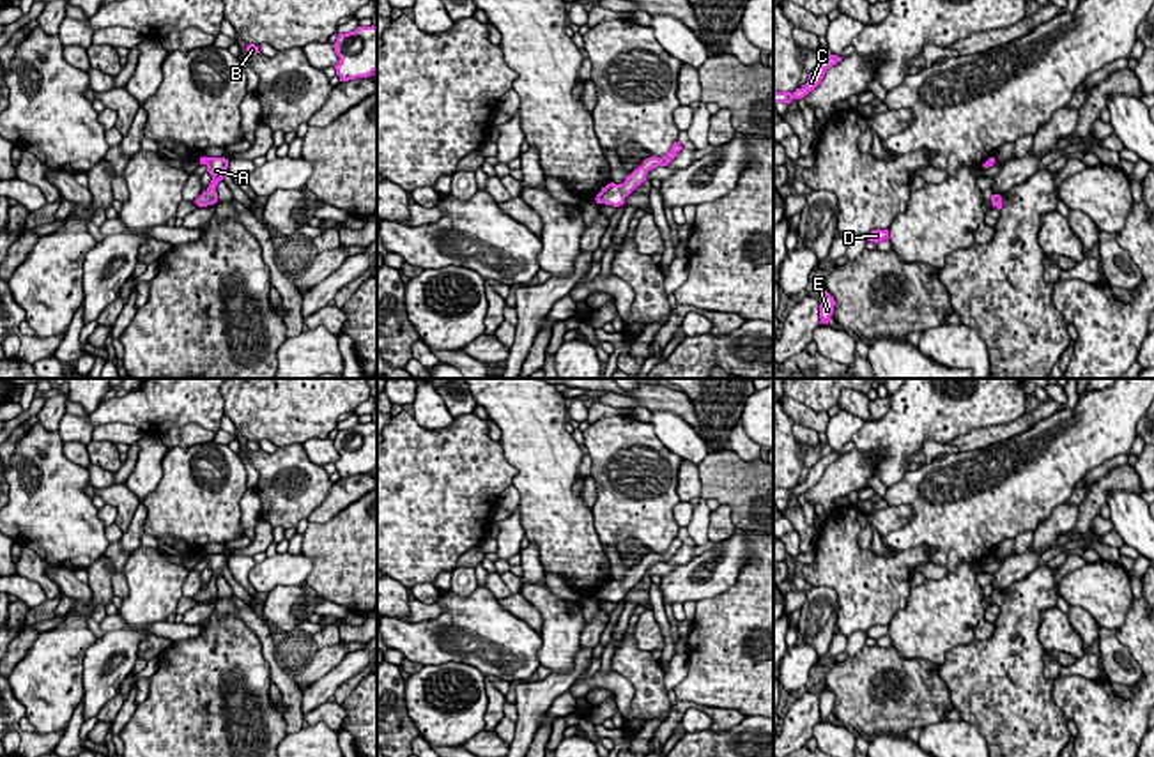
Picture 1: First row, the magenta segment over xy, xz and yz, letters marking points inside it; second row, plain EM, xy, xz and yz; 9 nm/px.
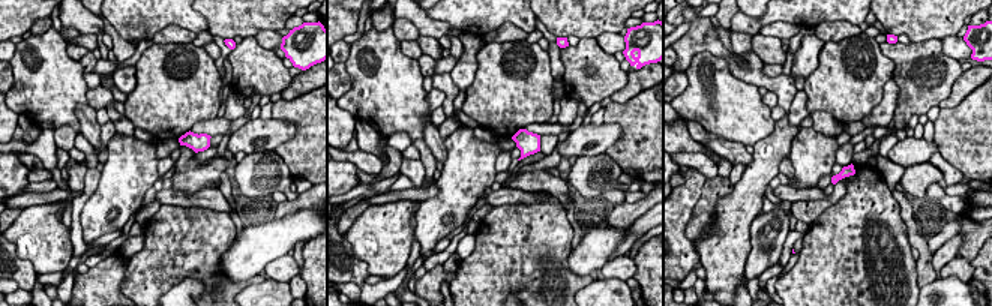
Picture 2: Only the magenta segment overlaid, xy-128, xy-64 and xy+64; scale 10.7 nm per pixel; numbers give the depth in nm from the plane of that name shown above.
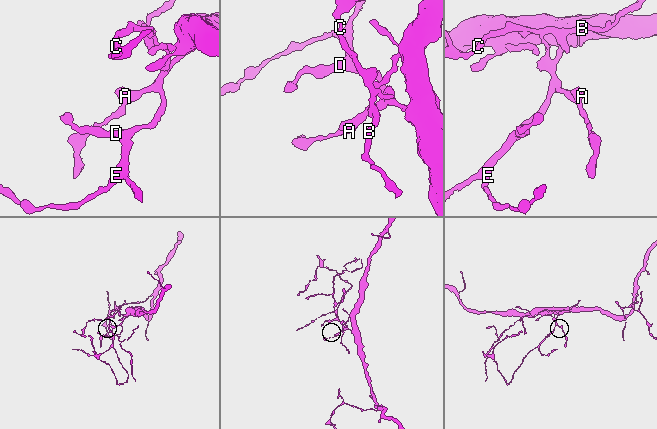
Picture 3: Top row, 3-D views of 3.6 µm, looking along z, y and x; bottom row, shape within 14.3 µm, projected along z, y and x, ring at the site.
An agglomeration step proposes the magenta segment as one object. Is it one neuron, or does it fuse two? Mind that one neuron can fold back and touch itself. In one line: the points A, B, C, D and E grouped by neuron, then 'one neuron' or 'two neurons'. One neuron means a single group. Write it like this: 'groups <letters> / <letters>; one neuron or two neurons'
groups A B C D E; one neuron

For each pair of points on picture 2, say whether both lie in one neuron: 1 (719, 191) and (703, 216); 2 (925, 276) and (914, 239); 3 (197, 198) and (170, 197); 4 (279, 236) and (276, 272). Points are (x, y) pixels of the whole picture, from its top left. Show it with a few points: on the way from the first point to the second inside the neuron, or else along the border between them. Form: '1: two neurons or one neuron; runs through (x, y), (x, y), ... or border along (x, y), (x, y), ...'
1: one neuron; runs through (713, 197), (704, 210)
2: one neuron; runs through (925, 267), (923, 248)
3: one neuron; runs through (191, 200), (176, 197)
4: two neurons; border along (287, 254), (272, 260), (263, 270)

